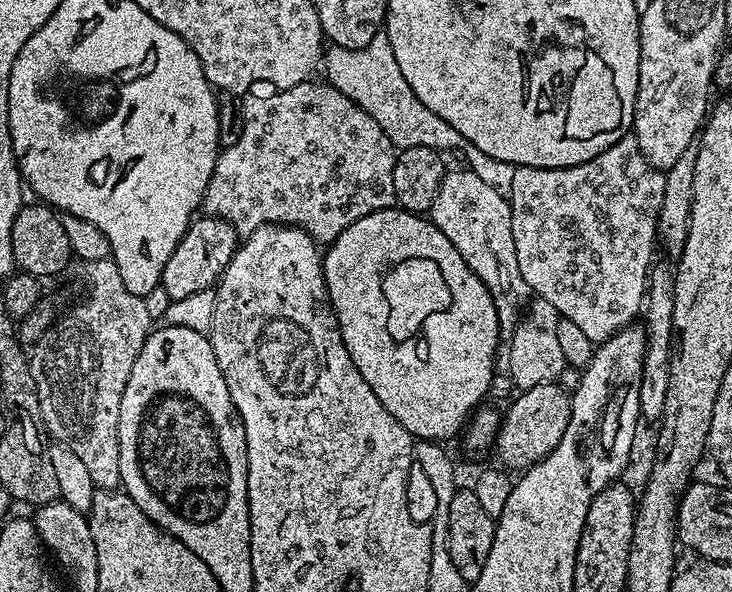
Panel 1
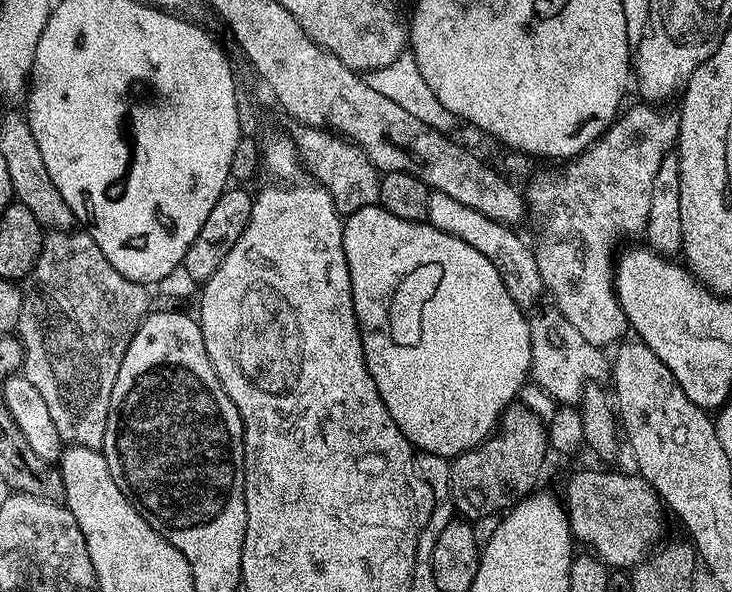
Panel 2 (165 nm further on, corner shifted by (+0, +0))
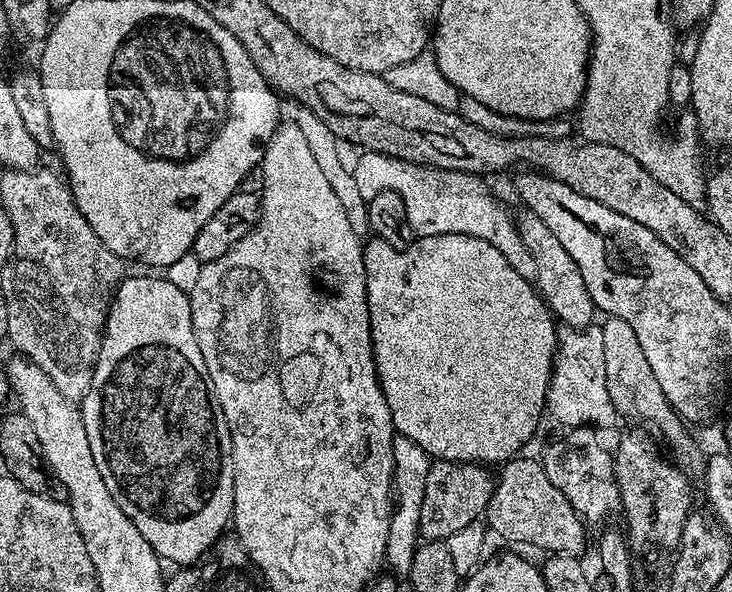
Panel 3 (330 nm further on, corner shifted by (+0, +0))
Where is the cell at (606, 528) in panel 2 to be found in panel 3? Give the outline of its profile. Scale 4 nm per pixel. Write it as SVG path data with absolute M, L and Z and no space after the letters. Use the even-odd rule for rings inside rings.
M520 454L511 460L505 460L499 472L492 486L492 497L488 500L487 527L512 544L529 544L532 548L541 548L544 554L583 557L584 547L588 544L588 536L584 533L586 525L574 510L574 506L566 502L566 494L562 494L554 486L554 482L546 478L543 463L539 459L531 460L528 454Z

